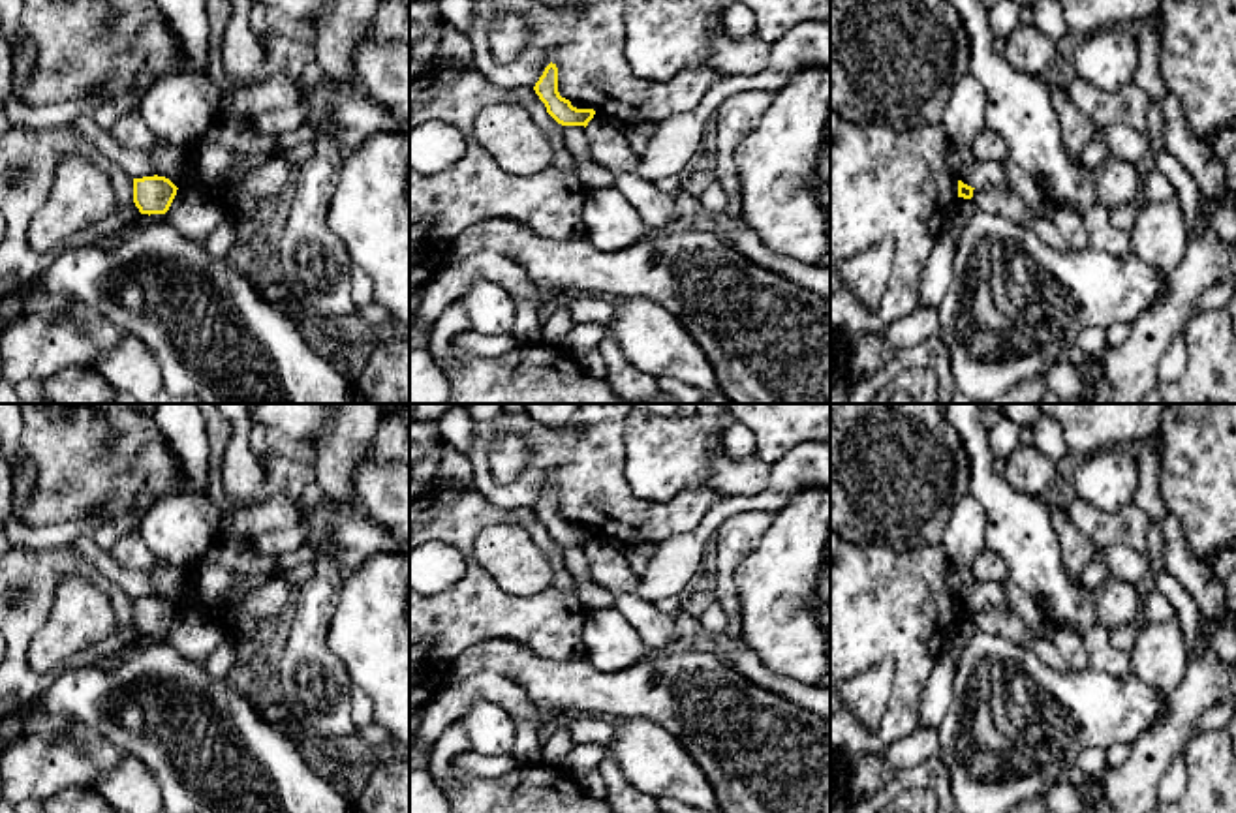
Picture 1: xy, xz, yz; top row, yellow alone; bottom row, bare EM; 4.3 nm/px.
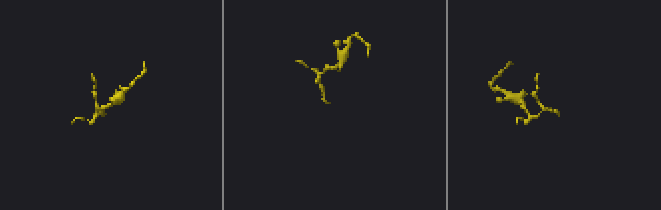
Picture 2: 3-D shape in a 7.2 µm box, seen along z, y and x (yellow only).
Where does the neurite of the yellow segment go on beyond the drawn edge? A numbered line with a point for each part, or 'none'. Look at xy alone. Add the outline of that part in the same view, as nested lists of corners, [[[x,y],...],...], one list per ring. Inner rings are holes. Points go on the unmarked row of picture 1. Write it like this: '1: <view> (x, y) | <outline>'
1: xy (207, 746) | [[[165,635],[115,670],[81,667],[60,672],[41,695],[49,715],[85,723],[126,757],[139,759],[156,779],[167,813],[351,813],[349,802],[331,785],[302,736],[284,719],[267,719],[227,678],[209,674],[207,663],[184,659]]]

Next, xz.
none

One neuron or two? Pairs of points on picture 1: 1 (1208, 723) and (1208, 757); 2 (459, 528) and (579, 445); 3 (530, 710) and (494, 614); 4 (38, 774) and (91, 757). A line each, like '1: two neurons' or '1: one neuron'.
1: two neurons
2: two neurons
3: two neurons
4: one neuron

